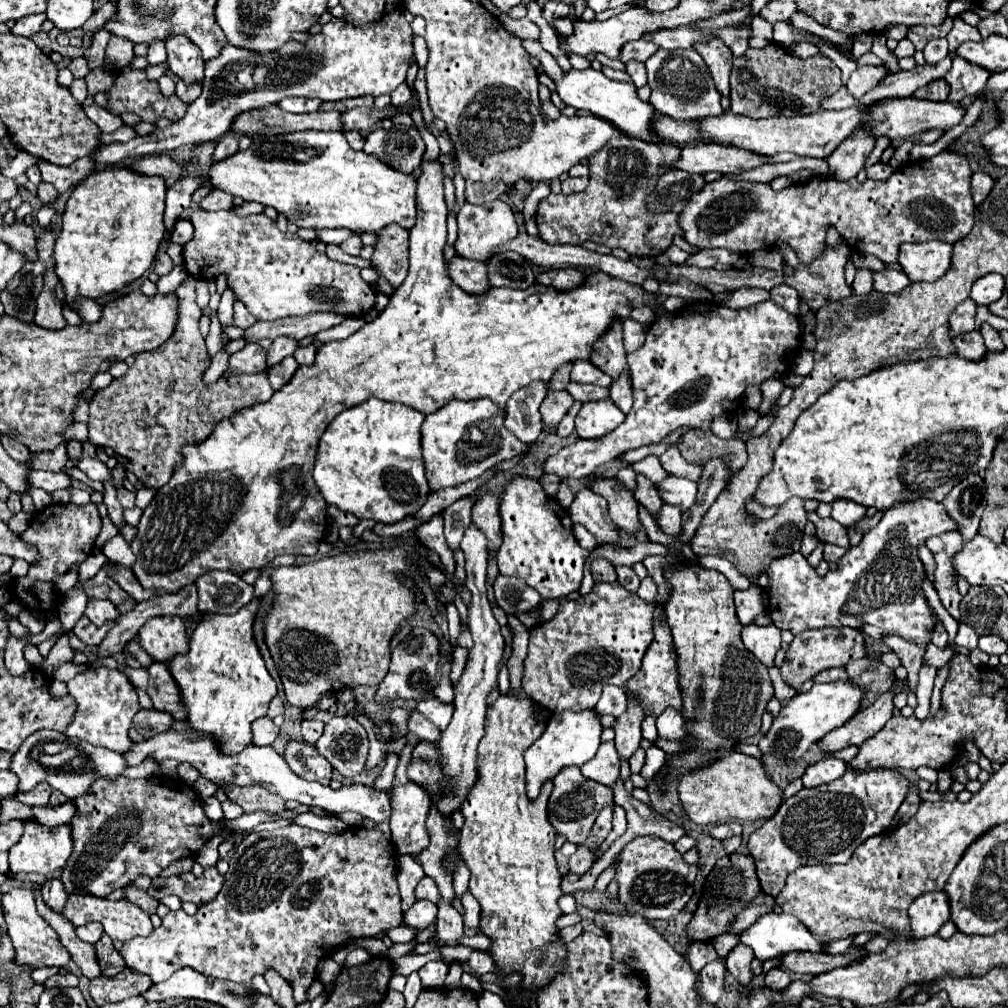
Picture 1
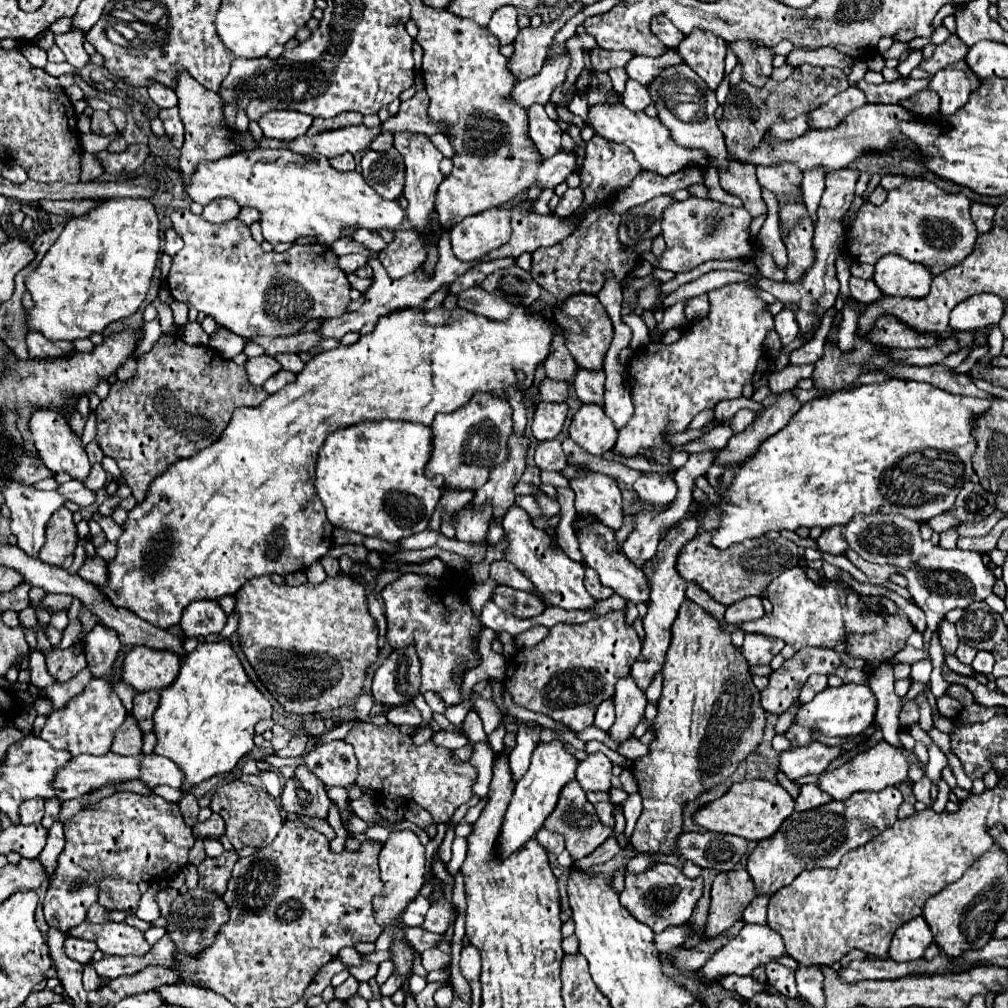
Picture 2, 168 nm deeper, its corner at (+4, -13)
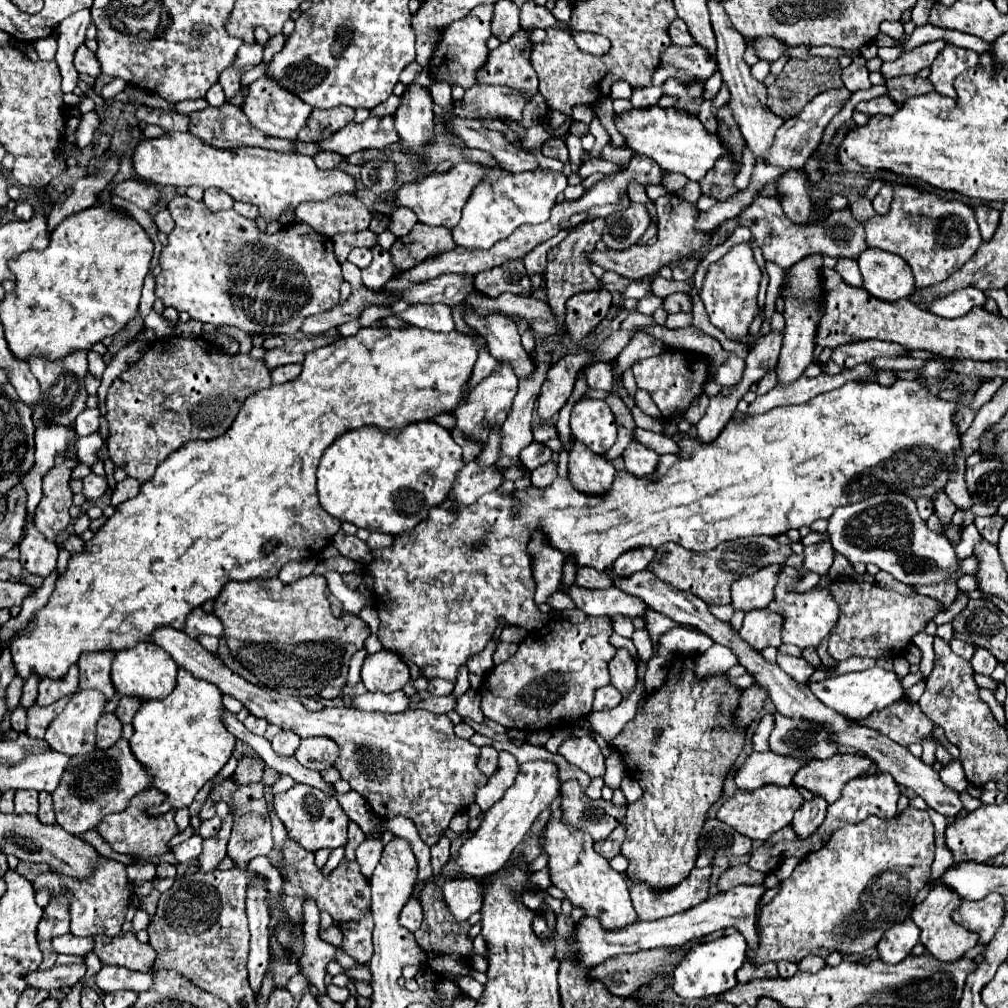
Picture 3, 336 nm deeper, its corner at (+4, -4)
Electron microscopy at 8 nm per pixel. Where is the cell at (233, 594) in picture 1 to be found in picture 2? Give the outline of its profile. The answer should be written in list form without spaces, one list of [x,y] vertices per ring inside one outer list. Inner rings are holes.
[[[192,602],[184,610],[180,628],[186,638],[200,638],[208,634],[218,634],[226,624],[226,614],[216,602]]]

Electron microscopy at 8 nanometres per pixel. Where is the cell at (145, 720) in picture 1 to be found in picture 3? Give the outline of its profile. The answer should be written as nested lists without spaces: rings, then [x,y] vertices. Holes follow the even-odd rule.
[[[110,711],[102,715],[98,721],[98,741],[96,741],[98,749],[108,749],[120,739],[122,739],[122,723],[116,717],[116,713]]]

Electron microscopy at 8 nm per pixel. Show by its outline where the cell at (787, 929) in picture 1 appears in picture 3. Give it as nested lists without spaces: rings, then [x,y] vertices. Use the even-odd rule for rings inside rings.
[[[742,933],[724,935],[716,941],[692,947],[692,951],[684,957],[684,961],[674,971],[674,985],[672,985],[674,991],[686,999],[726,993],[728,989],[734,987],[734,973],[746,961],[746,947],[748,947],[748,943]]]

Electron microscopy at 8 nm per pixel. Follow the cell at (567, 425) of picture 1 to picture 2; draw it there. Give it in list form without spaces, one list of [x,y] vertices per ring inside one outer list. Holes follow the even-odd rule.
[[[558,440],[540,442],[534,454],[534,462],[540,470],[562,470],[568,464]]]

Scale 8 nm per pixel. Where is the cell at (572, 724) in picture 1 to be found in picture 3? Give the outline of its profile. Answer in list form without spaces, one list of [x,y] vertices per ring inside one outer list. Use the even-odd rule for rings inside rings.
[[[528,761],[520,765],[520,771],[512,783],[512,787],[506,789],[504,797],[496,801],[488,813],[484,815],[480,827],[476,829],[474,837],[468,839],[460,851],[458,859],[450,859],[444,867],[444,877],[486,877],[496,873],[504,867],[504,863],[510,859],[514,847],[524,839],[524,835],[530,831],[532,823],[538,819],[538,815],[552,805],[552,801],[560,795],[560,777],[558,777],[558,765],[554,761]]]

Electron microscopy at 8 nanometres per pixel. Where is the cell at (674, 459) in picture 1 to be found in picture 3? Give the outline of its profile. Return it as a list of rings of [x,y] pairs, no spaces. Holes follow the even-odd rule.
[[[542,423],[542,425],[538,425],[538,427],[534,429],[534,439],[536,439],[536,441],[550,441],[550,439],[558,439],[558,431],[556,431],[556,427]]]

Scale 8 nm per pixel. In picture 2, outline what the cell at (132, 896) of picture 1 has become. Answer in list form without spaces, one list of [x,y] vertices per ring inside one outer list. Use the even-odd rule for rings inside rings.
[[[102,878],[98,884],[98,902],[102,906],[108,906],[110,910],[126,910],[130,914],[136,912],[140,890],[138,884],[126,882],[122,878]]]

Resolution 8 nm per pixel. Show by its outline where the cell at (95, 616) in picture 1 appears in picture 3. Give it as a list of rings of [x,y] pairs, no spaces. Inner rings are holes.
[[[114,651],[108,653],[82,653],[78,667],[80,667],[80,689],[98,689],[108,699],[114,695],[114,685],[110,679],[110,667],[114,661]]]

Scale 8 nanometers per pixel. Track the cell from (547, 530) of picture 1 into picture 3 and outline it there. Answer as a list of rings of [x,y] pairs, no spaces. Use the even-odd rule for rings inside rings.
[[[570,585],[566,593],[572,597],[576,607],[586,615],[644,617],[644,611],[646,611],[646,605],[642,599],[628,595],[616,587],[612,591],[592,591],[578,585]]]

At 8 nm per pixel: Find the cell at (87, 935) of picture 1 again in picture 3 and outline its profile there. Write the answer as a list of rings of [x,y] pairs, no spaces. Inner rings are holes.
[[[72,933],[60,935],[52,939],[52,947],[56,949],[56,953],[68,953],[68,955],[80,955],[84,957],[94,945],[92,937],[76,937]]]

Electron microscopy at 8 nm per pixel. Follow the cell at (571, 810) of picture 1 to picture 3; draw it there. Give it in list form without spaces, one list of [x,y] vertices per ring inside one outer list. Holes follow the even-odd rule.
[[[568,779],[562,783],[560,809],[564,823],[576,829],[584,829],[594,841],[606,839],[626,815],[626,809],[618,809],[610,801],[592,801],[580,789],[576,779]]]

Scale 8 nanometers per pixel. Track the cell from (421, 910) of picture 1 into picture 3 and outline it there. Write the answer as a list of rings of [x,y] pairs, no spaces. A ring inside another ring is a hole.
[[[446,879],[442,895],[456,921],[466,921],[482,907],[482,889],[478,879]]]

